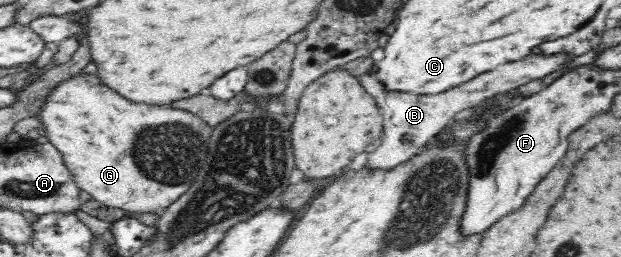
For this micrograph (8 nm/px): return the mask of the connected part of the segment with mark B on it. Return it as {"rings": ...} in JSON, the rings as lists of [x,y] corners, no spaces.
{"rings":[[[552,53],[552,55],[528,55],[526,59],[512,61],[508,65],[496,67],[492,73],[484,73],[476,77],[476,81],[460,84],[448,92],[432,95],[409,95],[409,93],[388,92],[372,74],[364,73],[357,78],[364,90],[372,95],[383,117],[383,131],[377,144],[368,153],[368,166],[372,168],[391,168],[400,162],[406,161],[416,153],[422,153],[425,145],[455,117],[464,114],[469,107],[486,101],[496,94],[512,91],[522,85],[539,82],[545,75],[566,69],[572,61],[574,54]]]}

